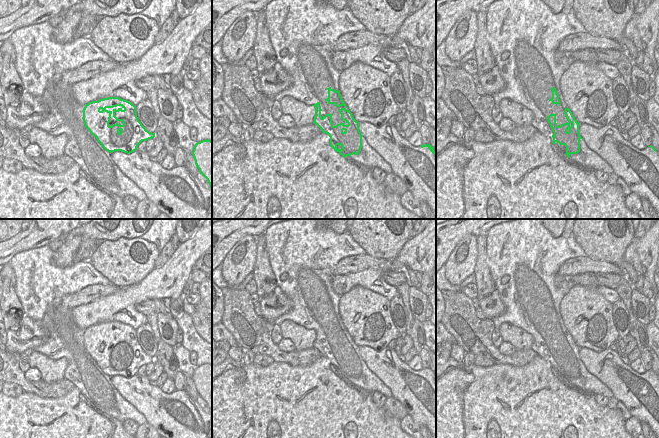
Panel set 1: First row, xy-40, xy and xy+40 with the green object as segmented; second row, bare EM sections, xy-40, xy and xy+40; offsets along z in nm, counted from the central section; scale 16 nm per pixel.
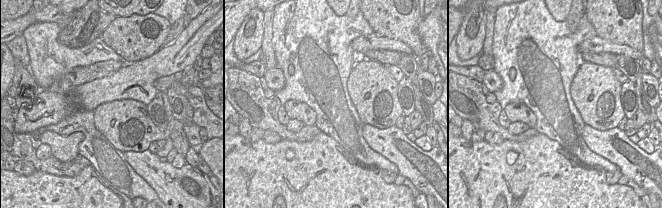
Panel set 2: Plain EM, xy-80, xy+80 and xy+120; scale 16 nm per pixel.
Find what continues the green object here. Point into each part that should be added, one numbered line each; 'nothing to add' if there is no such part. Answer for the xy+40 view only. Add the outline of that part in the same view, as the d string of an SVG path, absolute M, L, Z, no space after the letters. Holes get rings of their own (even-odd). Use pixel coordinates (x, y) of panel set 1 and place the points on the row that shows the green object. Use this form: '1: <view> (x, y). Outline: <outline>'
1: xy+40 (587, 91). Outline: M573 62L559 82L564 102L580 124L602 128L618 115L612 79L596 63Z

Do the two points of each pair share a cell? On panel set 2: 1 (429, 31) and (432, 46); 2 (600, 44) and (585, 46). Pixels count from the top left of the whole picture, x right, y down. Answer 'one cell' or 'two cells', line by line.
1: one cell
2: one cell

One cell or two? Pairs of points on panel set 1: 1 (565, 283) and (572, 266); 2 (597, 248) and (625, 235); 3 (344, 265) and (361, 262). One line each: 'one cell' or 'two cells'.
1: one cell
2: one cell
3: one cell

